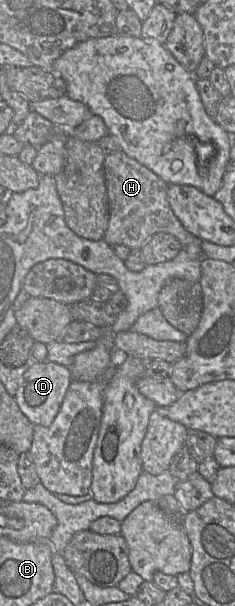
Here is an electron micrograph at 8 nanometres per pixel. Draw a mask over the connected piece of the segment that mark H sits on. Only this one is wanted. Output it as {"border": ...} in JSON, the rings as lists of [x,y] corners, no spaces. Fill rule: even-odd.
{"border":[[[122,150],[108,154],[104,159],[104,177],[108,199],[108,228],[103,239],[109,244],[141,249],[156,233],[169,233],[185,247],[200,245],[198,237],[188,232],[174,215],[167,198],[168,184],[155,173],[129,157]]]}

